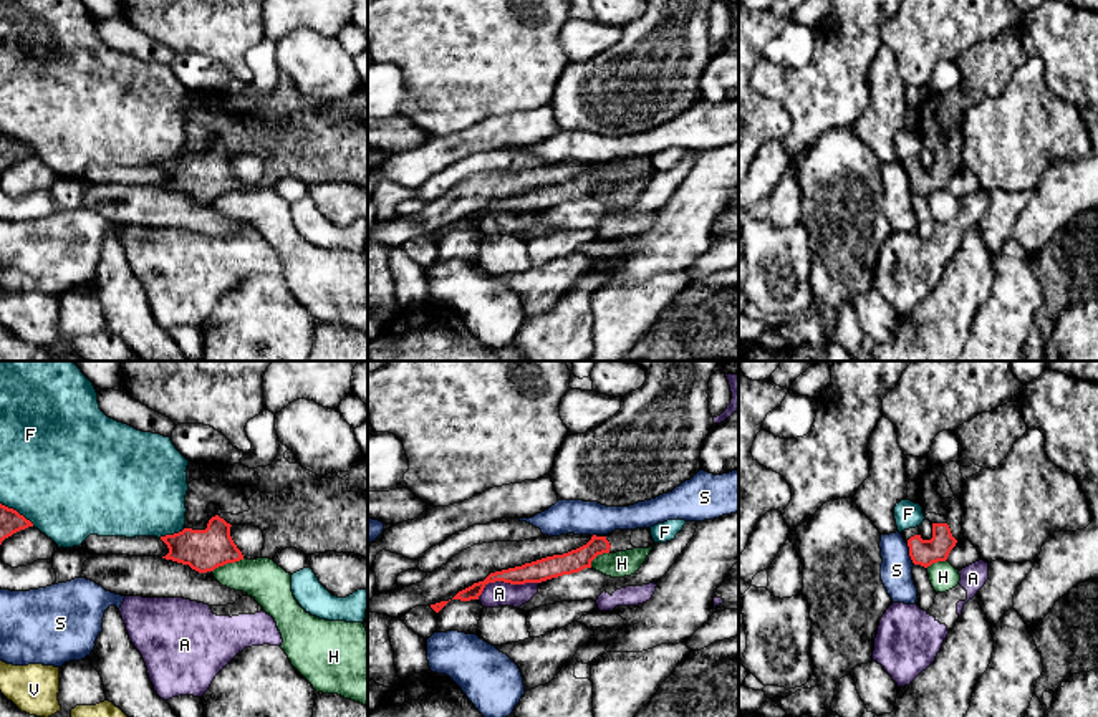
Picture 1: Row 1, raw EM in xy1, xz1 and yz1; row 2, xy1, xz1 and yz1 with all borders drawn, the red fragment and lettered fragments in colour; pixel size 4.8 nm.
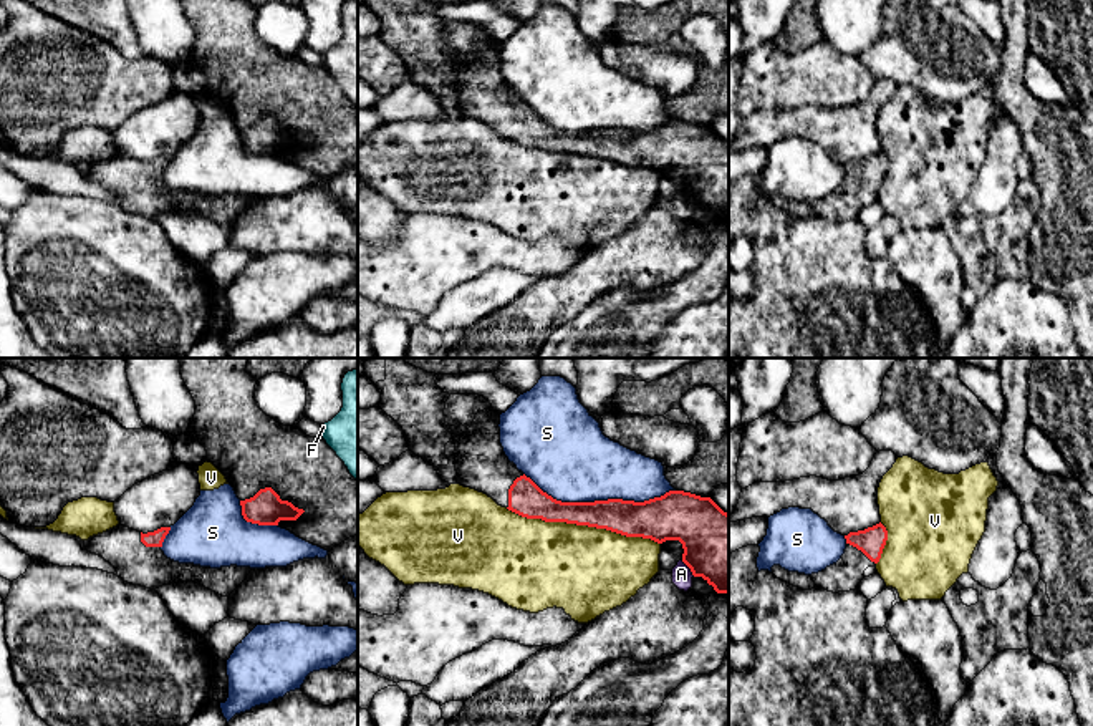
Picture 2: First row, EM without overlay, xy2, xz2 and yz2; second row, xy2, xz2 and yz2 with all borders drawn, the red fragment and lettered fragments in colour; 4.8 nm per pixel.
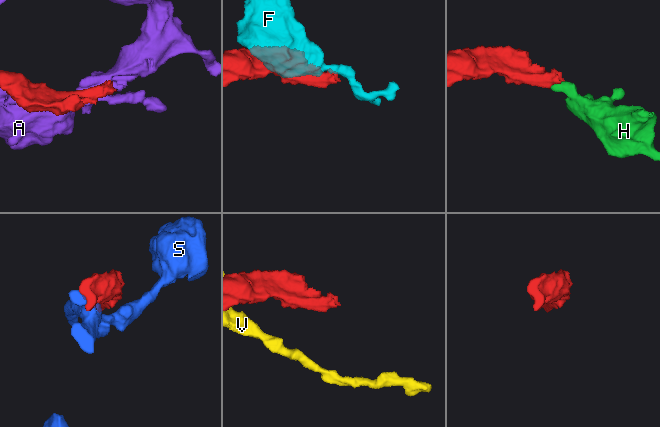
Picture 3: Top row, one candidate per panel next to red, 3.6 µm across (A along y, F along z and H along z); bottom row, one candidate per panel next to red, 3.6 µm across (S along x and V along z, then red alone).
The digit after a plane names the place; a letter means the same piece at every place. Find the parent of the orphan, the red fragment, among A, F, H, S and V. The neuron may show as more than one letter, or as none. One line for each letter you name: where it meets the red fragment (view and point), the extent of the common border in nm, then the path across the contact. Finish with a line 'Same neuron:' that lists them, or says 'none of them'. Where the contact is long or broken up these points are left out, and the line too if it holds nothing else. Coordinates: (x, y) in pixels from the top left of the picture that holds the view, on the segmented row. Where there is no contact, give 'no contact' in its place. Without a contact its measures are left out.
Same neuron: none of them

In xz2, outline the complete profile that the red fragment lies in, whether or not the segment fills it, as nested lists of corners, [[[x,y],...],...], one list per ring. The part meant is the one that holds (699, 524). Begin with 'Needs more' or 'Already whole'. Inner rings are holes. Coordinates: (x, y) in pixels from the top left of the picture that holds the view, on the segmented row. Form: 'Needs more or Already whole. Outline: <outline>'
Needs more. Outline: [[[484,409],[475,414],[467,433],[455,438],[457,484],[492,497],[498,506],[527,517],[545,522],[566,522],[606,529],[626,537],[651,539],[657,544],[679,540],[682,562],[694,577],[702,577],[717,593],[729,593],[729,514],[710,497],[684,491],[669,491],[644,502],[608,499],[595,502],[561,502],[543,492],[530,477],[512,466],[500,444],[500,414]]]

